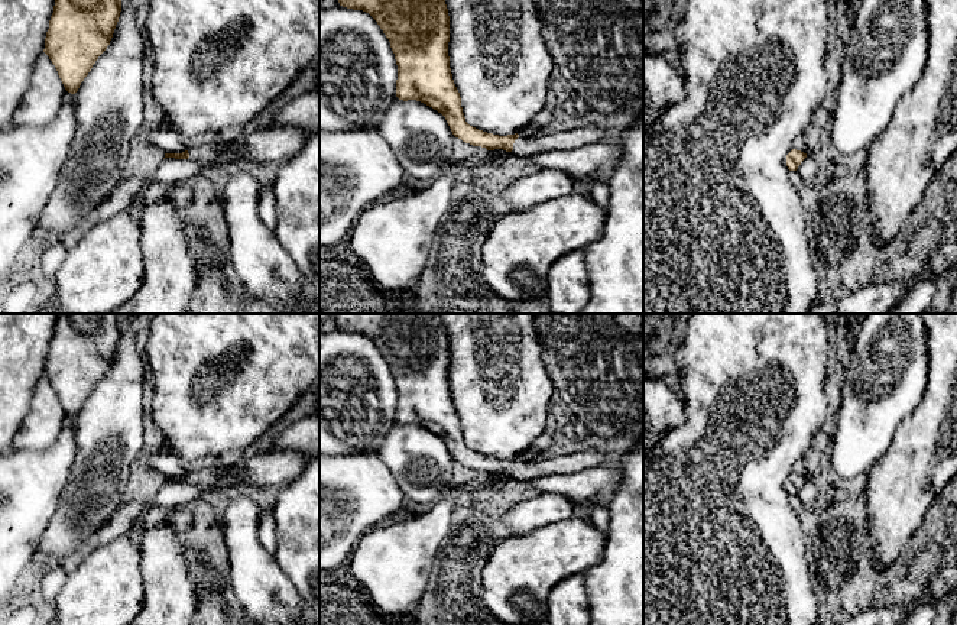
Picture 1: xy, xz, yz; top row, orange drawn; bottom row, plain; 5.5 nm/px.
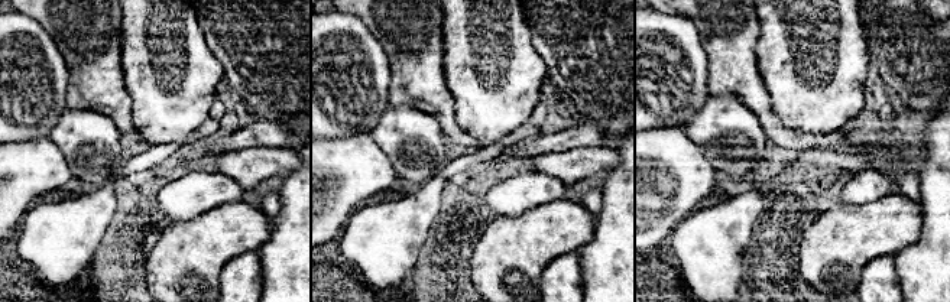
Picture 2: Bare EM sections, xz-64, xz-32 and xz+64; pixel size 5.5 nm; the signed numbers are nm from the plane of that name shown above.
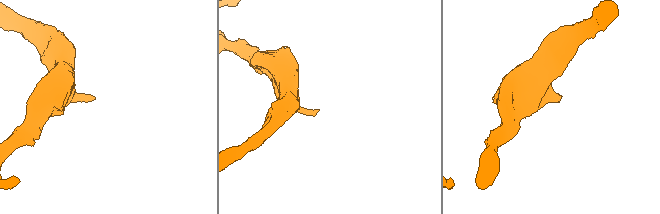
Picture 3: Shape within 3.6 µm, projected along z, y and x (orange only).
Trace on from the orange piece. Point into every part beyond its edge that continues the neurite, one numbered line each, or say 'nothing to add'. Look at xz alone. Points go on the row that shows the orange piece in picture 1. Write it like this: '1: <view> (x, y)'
1: xz (583, 136)

